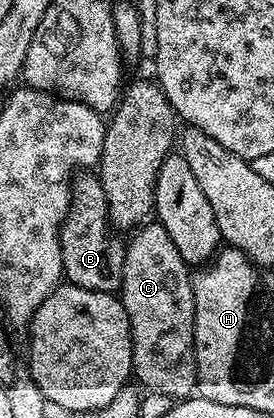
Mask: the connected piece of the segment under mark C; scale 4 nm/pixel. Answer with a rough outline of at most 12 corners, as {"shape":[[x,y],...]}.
{"shape":[[162,224],[126,245],[133,376],[195,392],[192,273]]}

